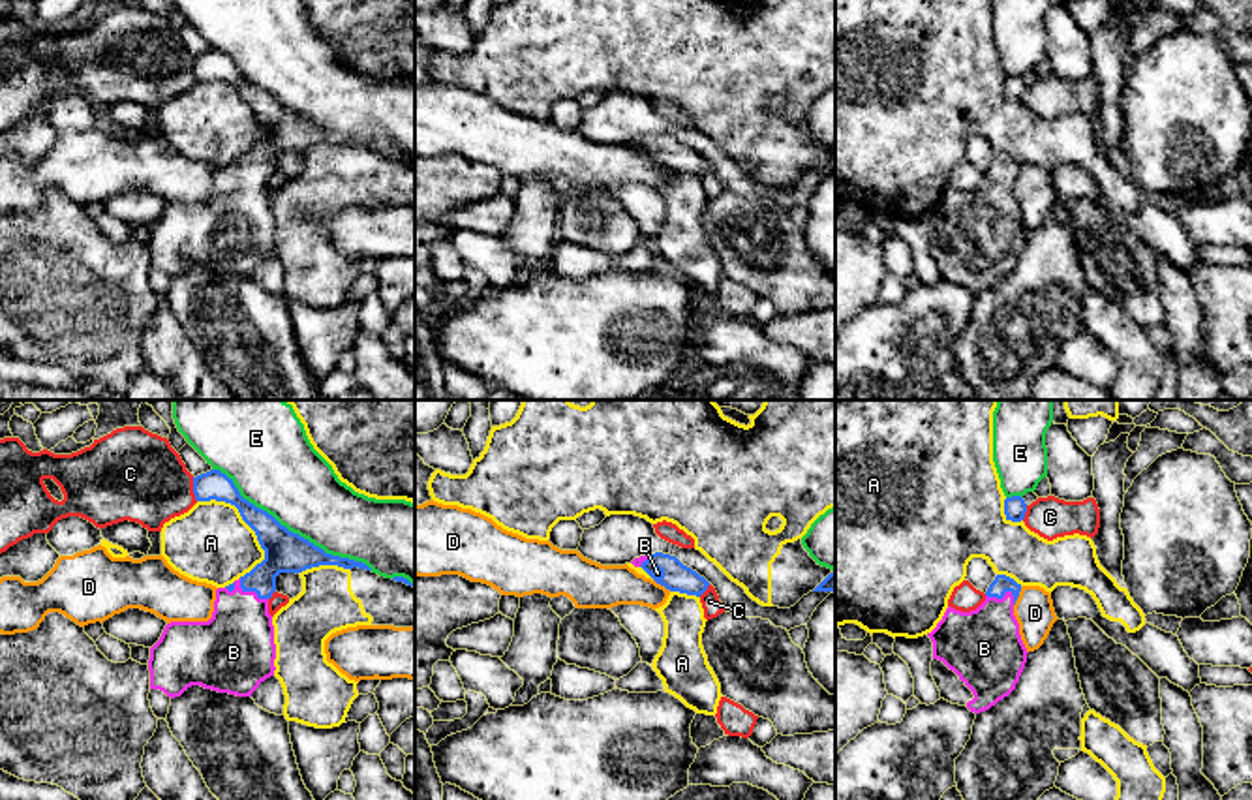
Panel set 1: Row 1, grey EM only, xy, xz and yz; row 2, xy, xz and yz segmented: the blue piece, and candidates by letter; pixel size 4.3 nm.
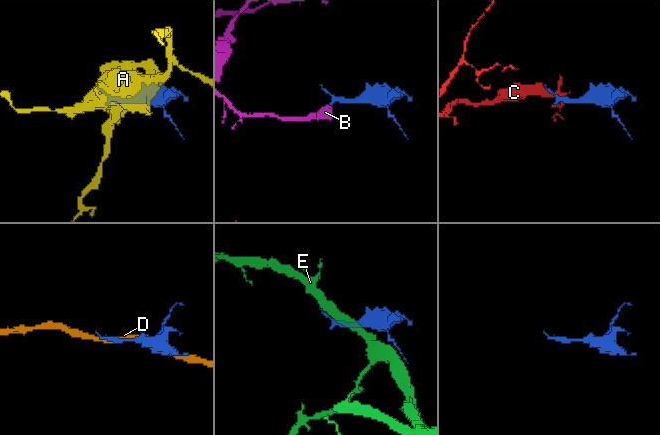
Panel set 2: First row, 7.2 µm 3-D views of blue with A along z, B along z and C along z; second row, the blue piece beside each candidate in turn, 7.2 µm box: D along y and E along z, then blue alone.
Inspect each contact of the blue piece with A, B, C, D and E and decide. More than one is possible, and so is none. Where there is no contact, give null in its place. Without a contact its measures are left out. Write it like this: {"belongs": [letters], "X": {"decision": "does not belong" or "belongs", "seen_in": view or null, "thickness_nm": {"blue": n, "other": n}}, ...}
{"belongs": ["B"], "A": {"decision": "does not belong", "seen_in": "xy", "thickness_nm": {"blue": 180, "other": 340}}, "B": {"decision": "belongs", "seen_in": "xy", "thickness_nm": {"blue": 180, "other": 320}}, "C": {"decision": "does not belong", "seen_in": "xy", "thickness_nm": {"blue": 130, "other": 380}}, "D": {"decision": "does not belong", "seen_in": "yz", "thickness_nm": {"blue": 80, "other": 170}}, "E": {"decision": "does not belong", "seen_in": "xy", "thickness_nm": {"blue": 180, "other": 340}}}

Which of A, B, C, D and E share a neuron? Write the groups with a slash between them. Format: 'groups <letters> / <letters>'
groups A / B / C / D / E

